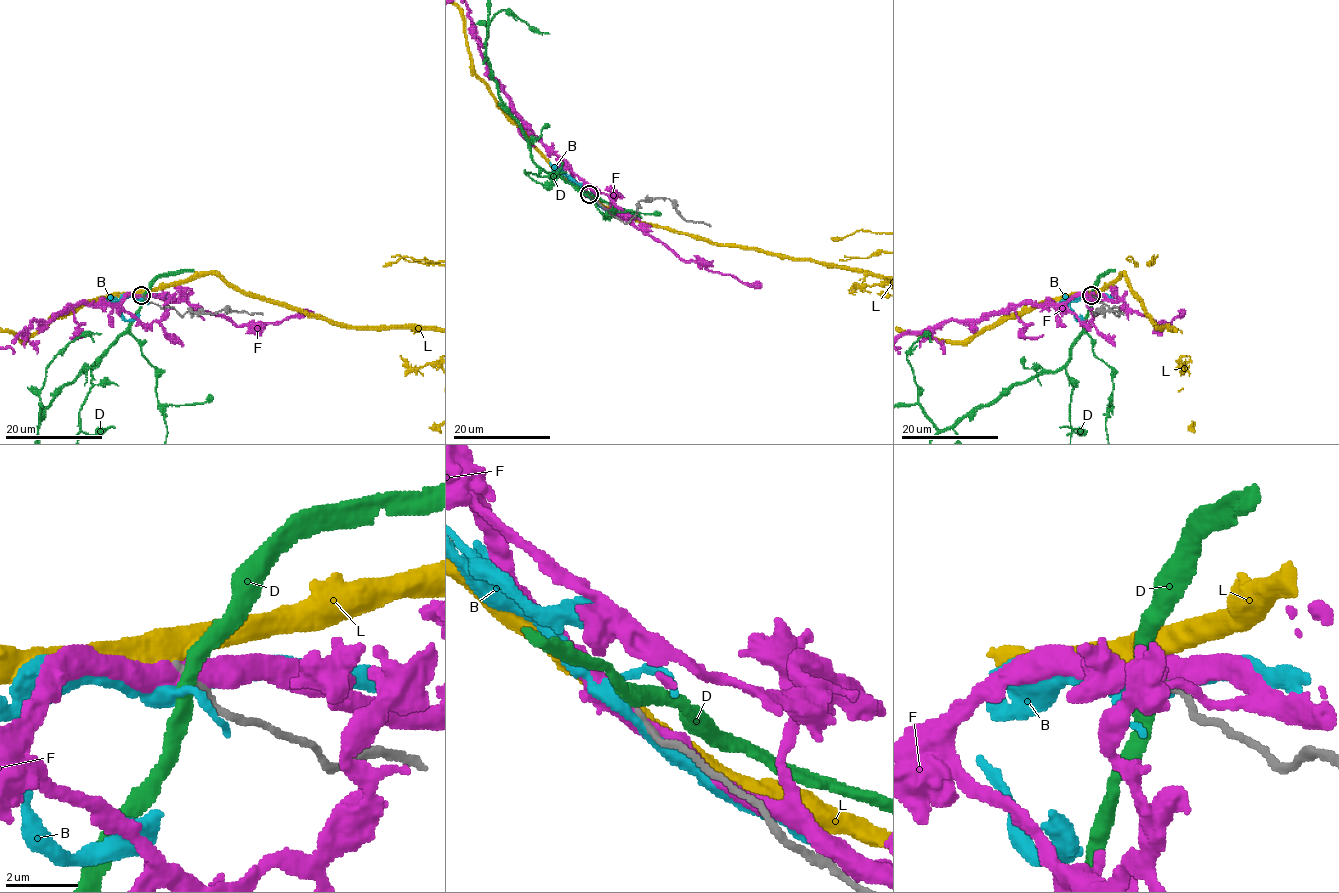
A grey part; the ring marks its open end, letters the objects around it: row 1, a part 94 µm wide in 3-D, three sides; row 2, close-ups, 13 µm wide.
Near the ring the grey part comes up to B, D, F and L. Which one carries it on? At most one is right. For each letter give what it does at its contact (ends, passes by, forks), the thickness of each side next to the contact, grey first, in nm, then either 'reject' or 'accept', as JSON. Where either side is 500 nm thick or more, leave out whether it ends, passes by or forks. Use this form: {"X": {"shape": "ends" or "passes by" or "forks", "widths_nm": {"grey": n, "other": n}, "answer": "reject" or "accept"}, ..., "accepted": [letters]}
{"B": {"shape": "passes by", "widths_nm": {"grey": 280, "other": 320}, "answer": "reject"}, "D": {"shape": "passes by", "widths_nm": {"grey": 240, "other": 440}, "answer": "reject"}, "F": {"widths_nm": {"grey": 280, "other": 550}, "answer": "reject"}, "L": {"shape": "passes by", "widths_nm": {"grey": 190, "other": 480}, "answer": "reject"}, "accepted": []}

